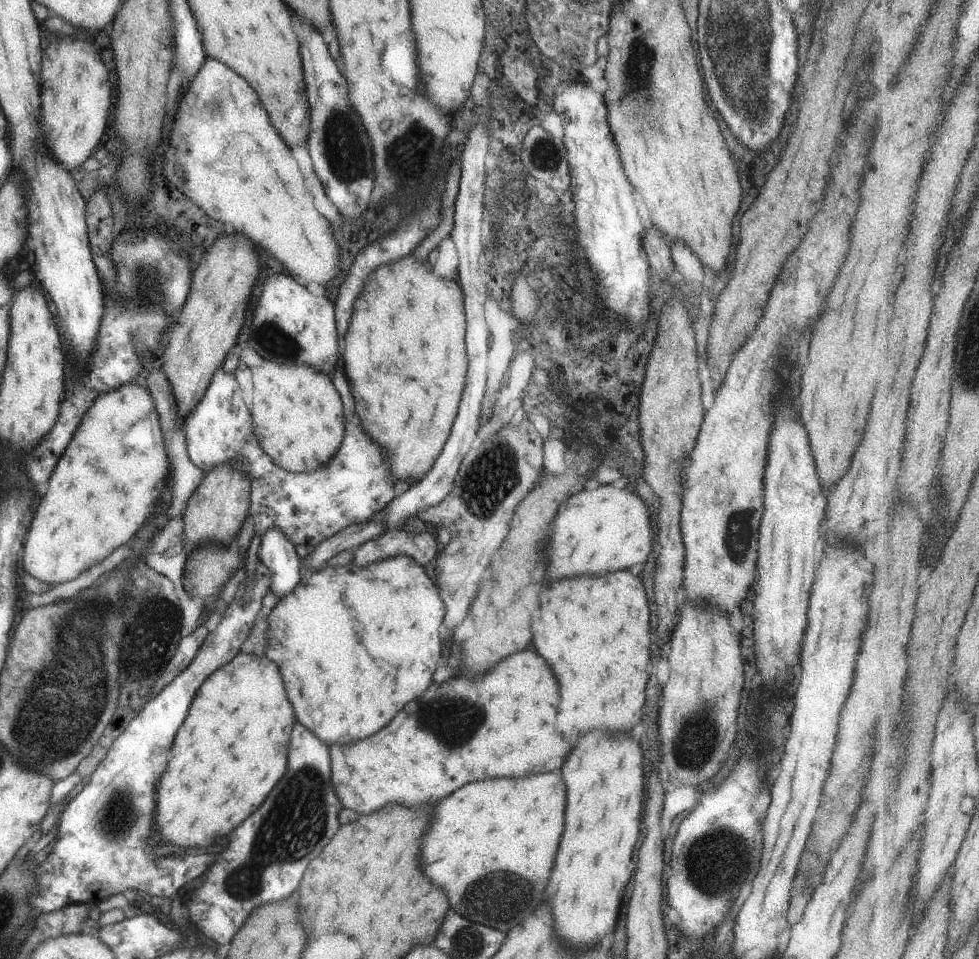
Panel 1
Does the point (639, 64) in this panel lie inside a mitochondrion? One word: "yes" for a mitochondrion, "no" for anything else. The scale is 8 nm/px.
yes

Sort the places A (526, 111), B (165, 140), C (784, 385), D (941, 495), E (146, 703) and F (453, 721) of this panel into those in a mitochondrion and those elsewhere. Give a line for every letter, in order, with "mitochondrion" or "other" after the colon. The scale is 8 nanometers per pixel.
A: other
B: other
C: other
D: other
E: other
F: mitochondrion

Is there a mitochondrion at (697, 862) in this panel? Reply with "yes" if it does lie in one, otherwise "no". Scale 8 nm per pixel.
yes

